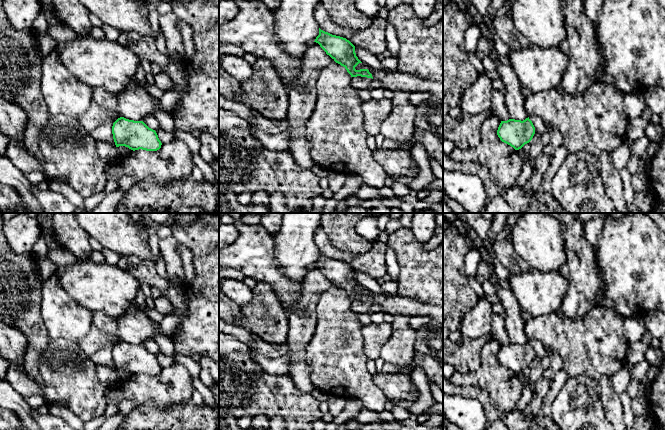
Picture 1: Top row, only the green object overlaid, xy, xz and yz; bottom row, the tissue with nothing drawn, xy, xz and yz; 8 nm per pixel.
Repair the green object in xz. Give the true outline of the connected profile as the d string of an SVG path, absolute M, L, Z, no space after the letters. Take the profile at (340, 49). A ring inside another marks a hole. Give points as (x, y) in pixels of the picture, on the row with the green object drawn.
M319 28L319 35L315 41L336 63L343 66L351 77L372 78L368 69L356 70L355 67L362 63L355 53L355 46L346 38L332 35Z

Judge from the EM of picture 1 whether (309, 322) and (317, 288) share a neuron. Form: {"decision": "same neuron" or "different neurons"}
{"decision": "same neuron"}

